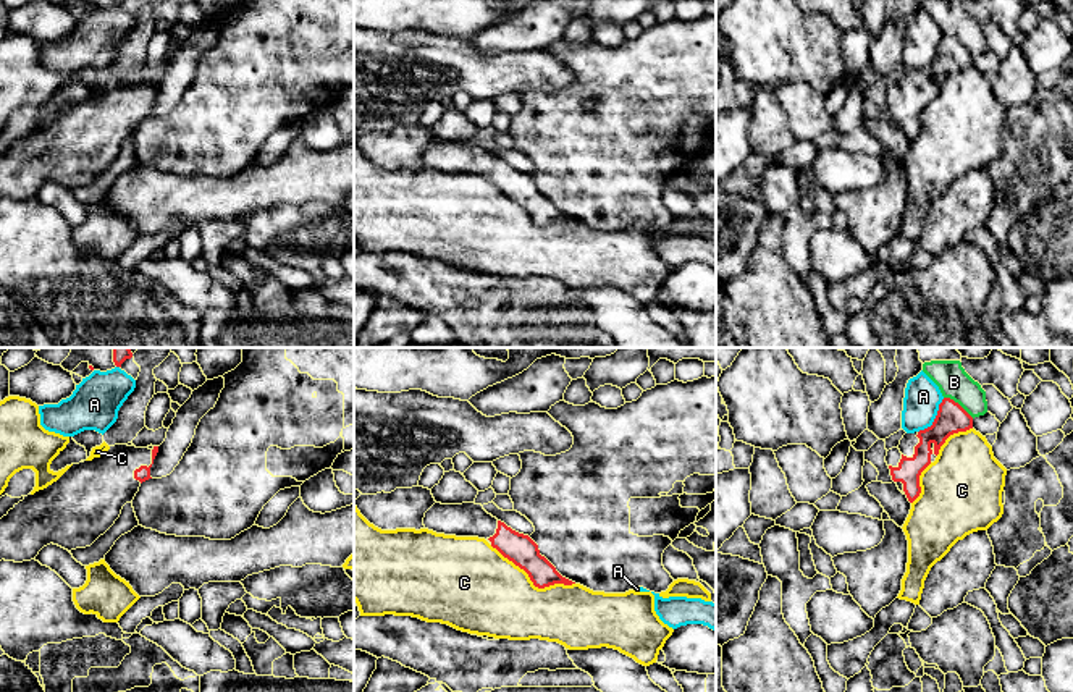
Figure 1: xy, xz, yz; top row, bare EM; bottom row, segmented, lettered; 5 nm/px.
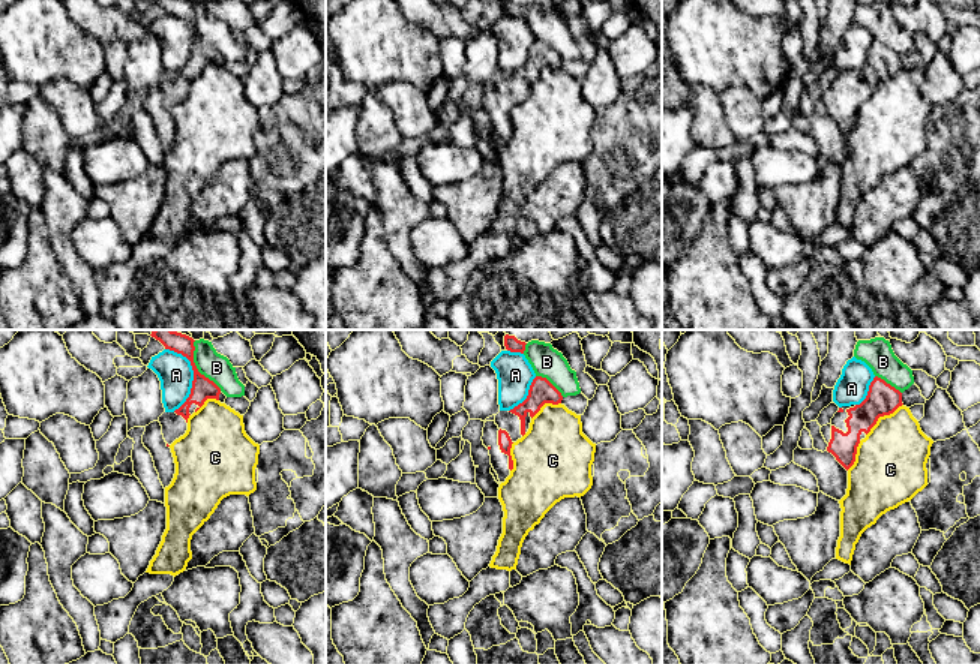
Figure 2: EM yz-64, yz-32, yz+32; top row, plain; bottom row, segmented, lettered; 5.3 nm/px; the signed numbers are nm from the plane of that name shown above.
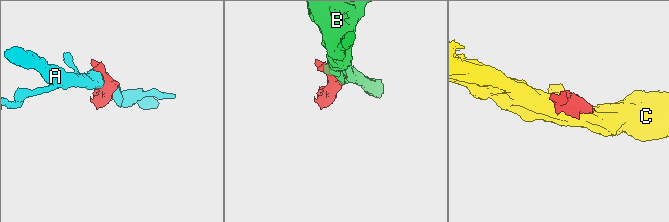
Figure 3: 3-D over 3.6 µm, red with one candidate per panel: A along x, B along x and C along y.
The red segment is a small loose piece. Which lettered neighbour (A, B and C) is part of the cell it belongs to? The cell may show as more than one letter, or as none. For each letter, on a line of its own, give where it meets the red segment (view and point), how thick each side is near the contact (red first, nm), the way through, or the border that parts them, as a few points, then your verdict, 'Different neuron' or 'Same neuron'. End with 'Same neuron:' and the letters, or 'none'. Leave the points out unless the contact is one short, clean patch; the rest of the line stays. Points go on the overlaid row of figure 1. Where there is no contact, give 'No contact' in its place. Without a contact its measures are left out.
A: Touches red at yz (936, 417). Thickness 150 nm (red) against 180 nm. Different neuron
B: Touches red at yz (957, 403). Thickness 150 nm (red) against 160 nm. Different neuron
C: Touches red at xz (530, 579). Thickness 150 nm (red) against 420 nm. Different neuron
Same neuron: none

